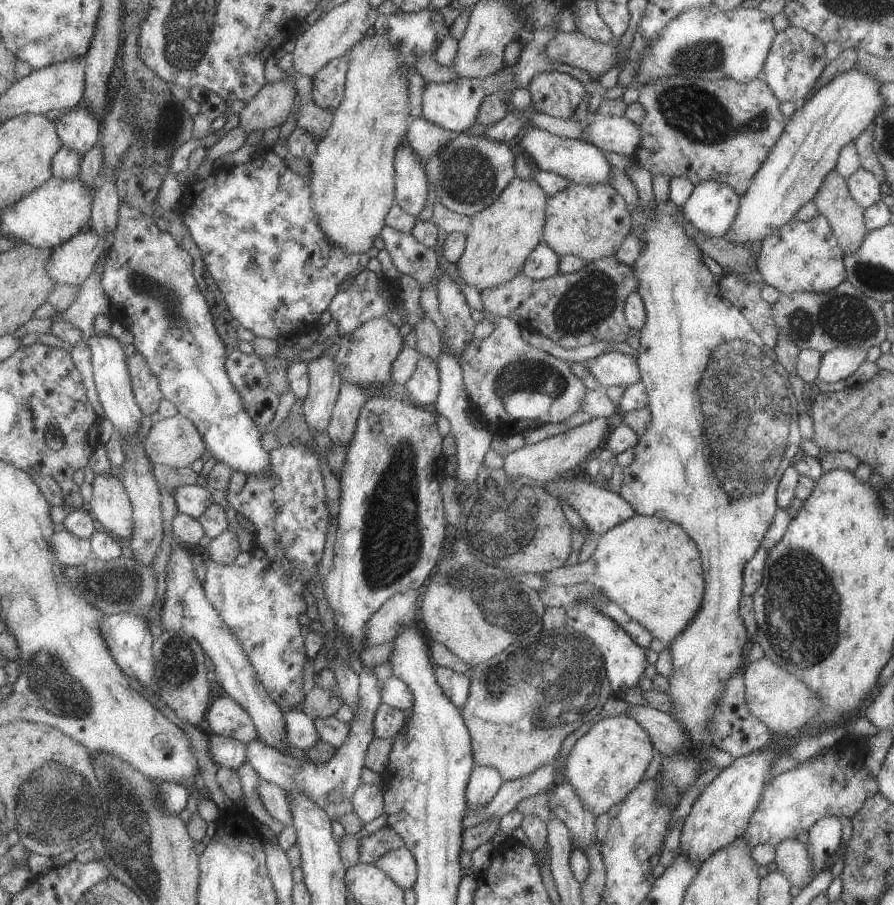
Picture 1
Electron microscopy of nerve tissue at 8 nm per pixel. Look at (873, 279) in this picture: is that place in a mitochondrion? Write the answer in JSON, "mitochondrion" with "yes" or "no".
{"mitochondrion":"yes"}

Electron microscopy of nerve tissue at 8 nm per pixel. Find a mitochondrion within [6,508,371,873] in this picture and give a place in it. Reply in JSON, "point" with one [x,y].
{"point":[53,803]}

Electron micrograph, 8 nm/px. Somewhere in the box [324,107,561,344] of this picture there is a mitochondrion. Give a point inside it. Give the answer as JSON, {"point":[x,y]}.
{"point":[467,176]}

